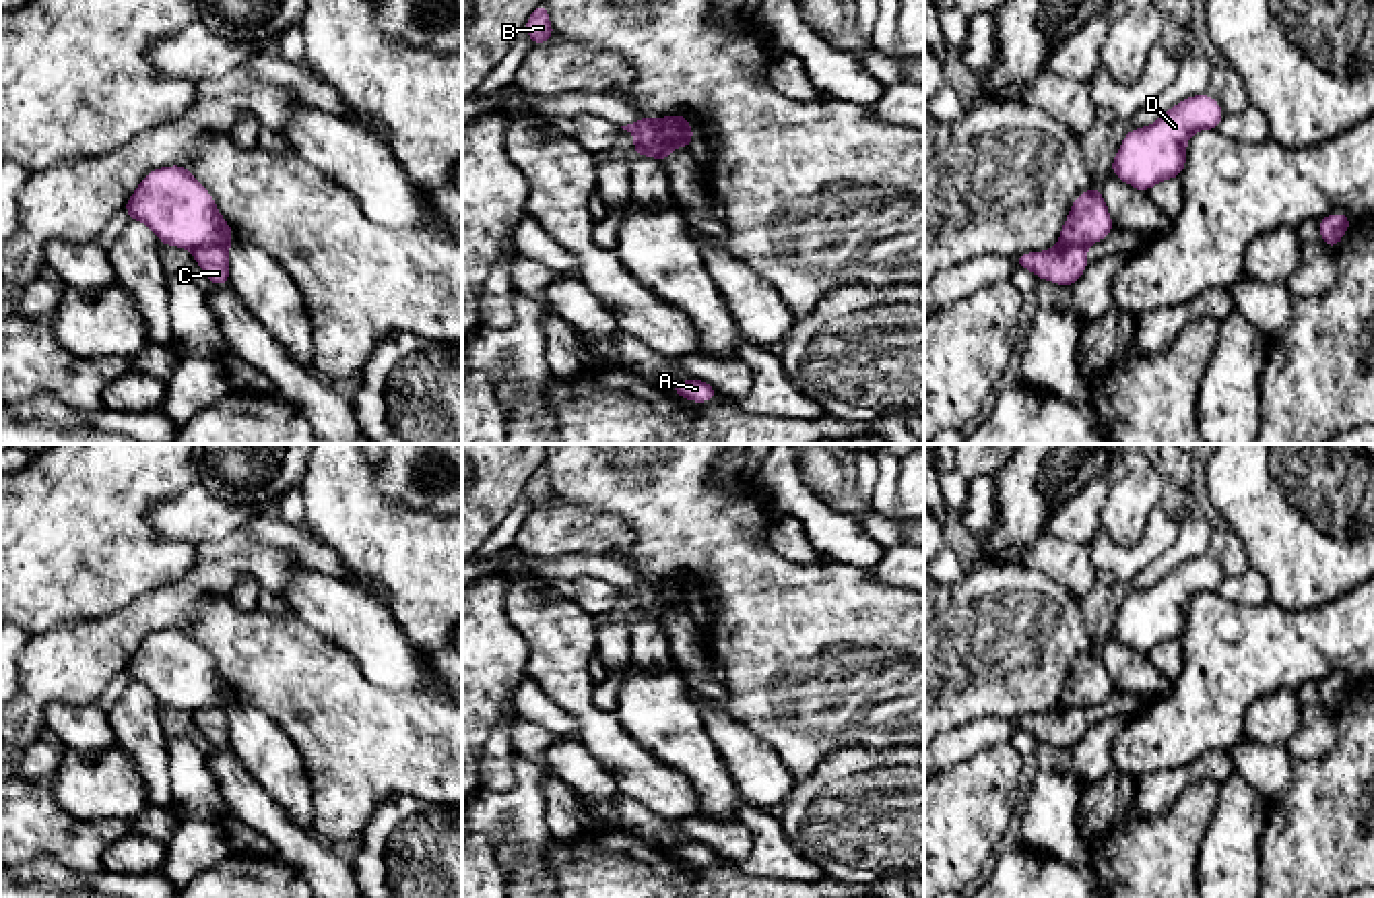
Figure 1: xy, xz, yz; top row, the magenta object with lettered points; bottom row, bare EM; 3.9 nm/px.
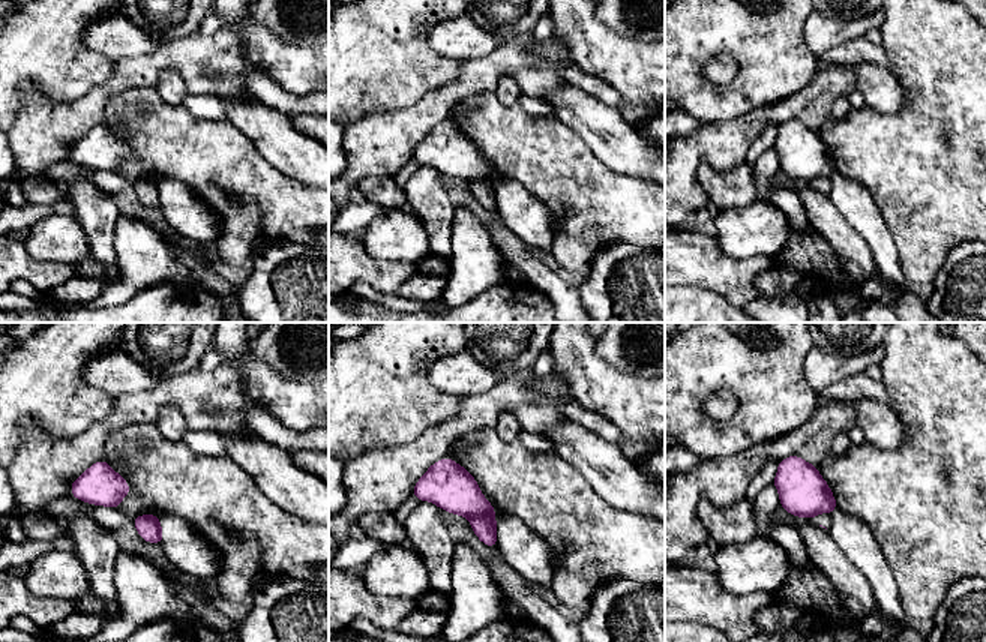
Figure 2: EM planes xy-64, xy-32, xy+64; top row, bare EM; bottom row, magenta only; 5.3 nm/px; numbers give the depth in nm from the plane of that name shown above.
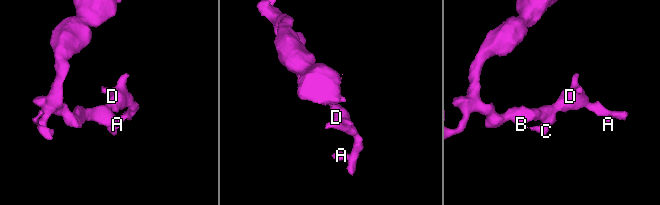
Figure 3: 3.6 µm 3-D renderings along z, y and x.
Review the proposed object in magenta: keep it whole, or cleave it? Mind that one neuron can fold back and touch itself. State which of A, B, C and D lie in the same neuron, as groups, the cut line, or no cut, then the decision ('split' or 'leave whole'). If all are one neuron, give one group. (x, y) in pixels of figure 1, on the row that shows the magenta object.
A B D / C | xy (227, 246), (197, 246), (192, 250) | split

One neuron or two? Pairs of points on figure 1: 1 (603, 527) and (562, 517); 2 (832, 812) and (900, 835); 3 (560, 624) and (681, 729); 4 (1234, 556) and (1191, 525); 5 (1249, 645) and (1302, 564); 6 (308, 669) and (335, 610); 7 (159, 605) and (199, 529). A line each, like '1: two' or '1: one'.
1: one
2: one
3: two
4: two
5: two
6: two
7: two

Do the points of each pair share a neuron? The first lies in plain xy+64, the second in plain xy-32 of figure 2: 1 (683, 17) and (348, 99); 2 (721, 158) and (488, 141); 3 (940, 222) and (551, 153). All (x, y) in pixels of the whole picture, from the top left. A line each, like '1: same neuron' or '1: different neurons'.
1: same neuron
2: different neurons
3: same neuron

